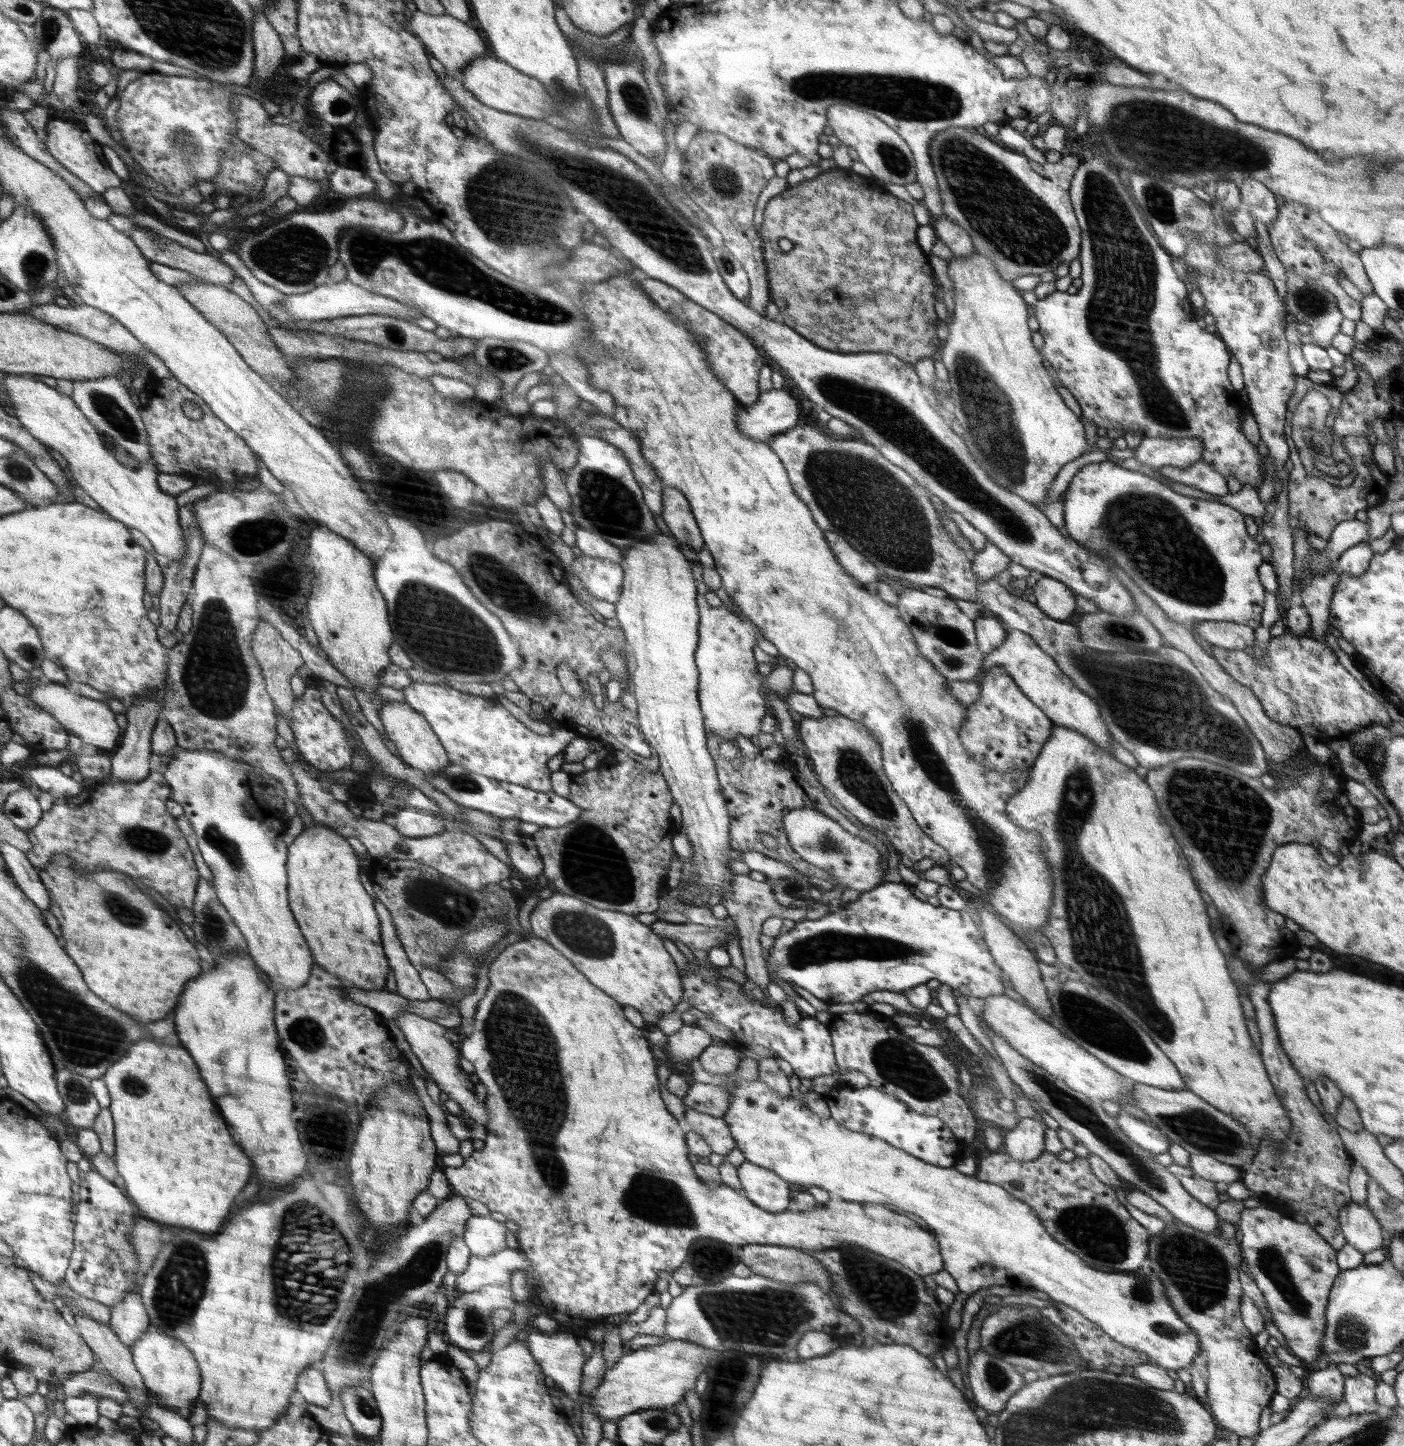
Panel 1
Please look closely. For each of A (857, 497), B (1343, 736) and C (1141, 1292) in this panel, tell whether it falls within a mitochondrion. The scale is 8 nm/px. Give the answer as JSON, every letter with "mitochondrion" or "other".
{"A":"mitochondrion","B":"other","C":"mitochondrion"}

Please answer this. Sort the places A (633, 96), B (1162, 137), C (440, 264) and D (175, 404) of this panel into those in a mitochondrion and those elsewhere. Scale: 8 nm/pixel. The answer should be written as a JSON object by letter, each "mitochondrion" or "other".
{"A":"mitochondrion","B":"mitochondrion","C":"mitochondrion","D":"other"}

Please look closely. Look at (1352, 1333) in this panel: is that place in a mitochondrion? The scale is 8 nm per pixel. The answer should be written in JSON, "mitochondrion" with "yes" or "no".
{"mitochondrion":"yes"}

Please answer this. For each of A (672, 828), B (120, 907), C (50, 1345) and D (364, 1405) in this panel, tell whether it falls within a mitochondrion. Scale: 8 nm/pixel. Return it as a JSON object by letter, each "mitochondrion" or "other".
{"A":"other","B":"mitochondrion","C":"mitochondrion","D":"mitochondrion"}

